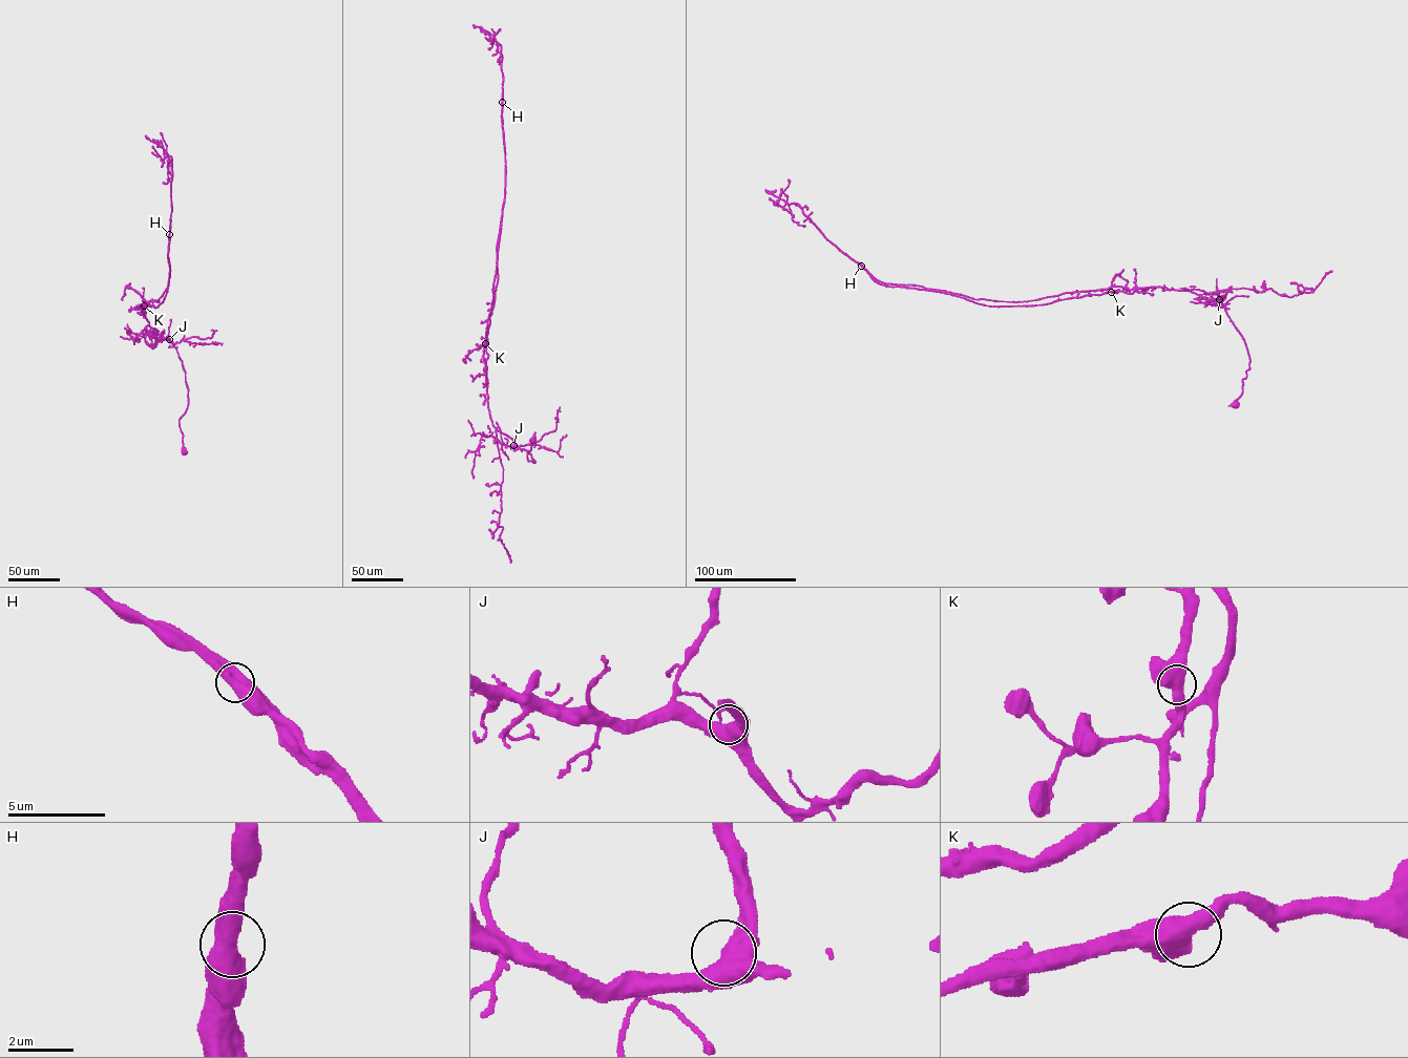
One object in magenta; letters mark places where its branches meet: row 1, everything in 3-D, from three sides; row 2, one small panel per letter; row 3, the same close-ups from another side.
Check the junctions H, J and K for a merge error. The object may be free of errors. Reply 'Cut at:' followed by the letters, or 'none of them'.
Cut at: H

